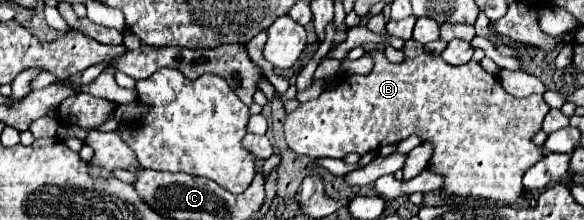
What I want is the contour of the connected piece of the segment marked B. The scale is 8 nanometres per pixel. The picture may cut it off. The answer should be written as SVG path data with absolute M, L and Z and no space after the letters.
M376 50L376 52L370 52L372 58L374 58L374 70L368 74L368 76L342 76L336 90L324 90L316 100L310 100L310 102L300 102L298 108L294 112L290 112L284 120L284 134L286 134L286 144L290 146L290 150L294 150L296 154L306 154L306 156L312 156L312 158L344 158L348 152L356 152L356 154L366 154L366 152L372 152L376 148L382 148L386 144L398 144L402 142L404 138L408 138L410 134L418 134L424 142L432 142L434 144L434 156L430 160L430 170L438 172L444 176L444 190L448 194L454 194L454 196L470 196L470 198L488 198L488 200L494 200L494 202L502 202L502 204L514 204L520 196L522 196L522 174L532 166L536 164L540 158L542 158L542 150L530 140L534 136L534 132L538 132L542 128L542 120L546 116L546 112L550 110L550 106L546 104L544 96L528 96L528 98L516 98L516 96L510 96L502 84L498 82L498 78L490 76L488 72L482 70L482 66L478 62L468 62L464 66L448 66L440 56L430 56L430 54L422 54L414 60L404 60L402 64L392 64L386 60L384 52Z

